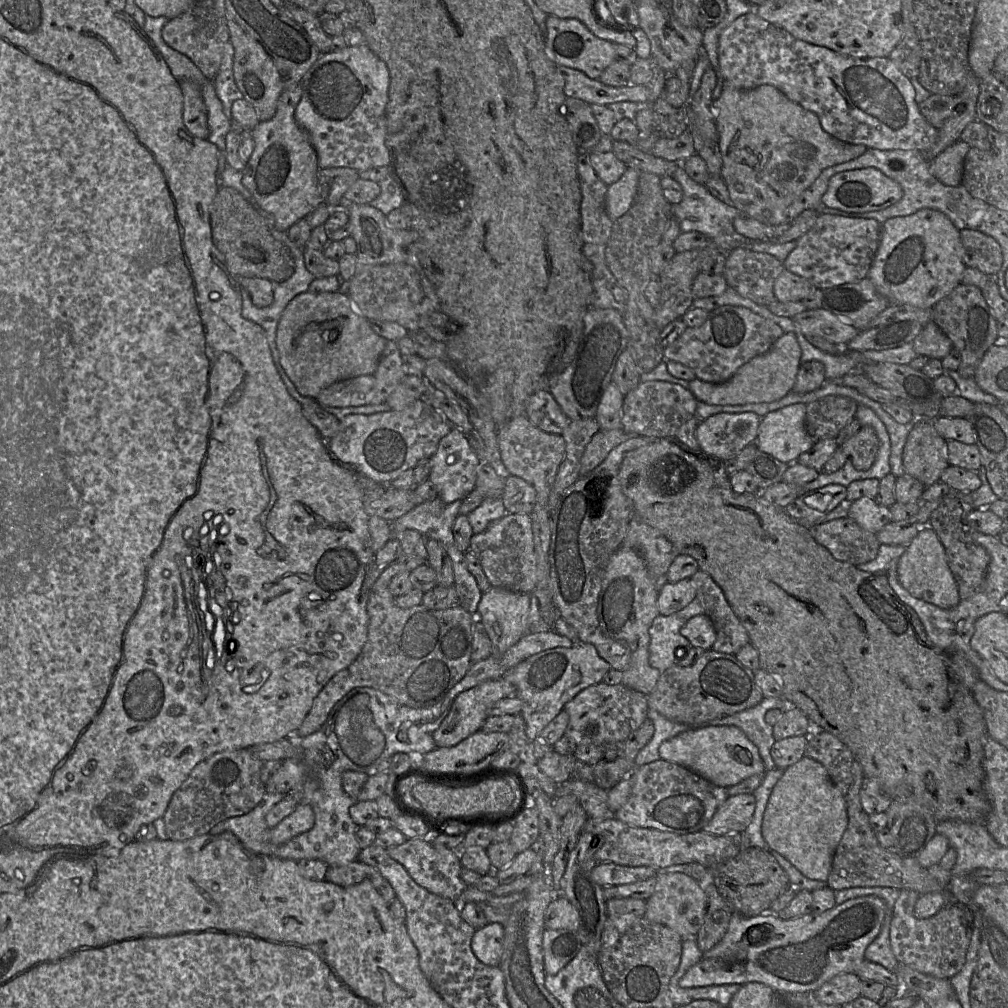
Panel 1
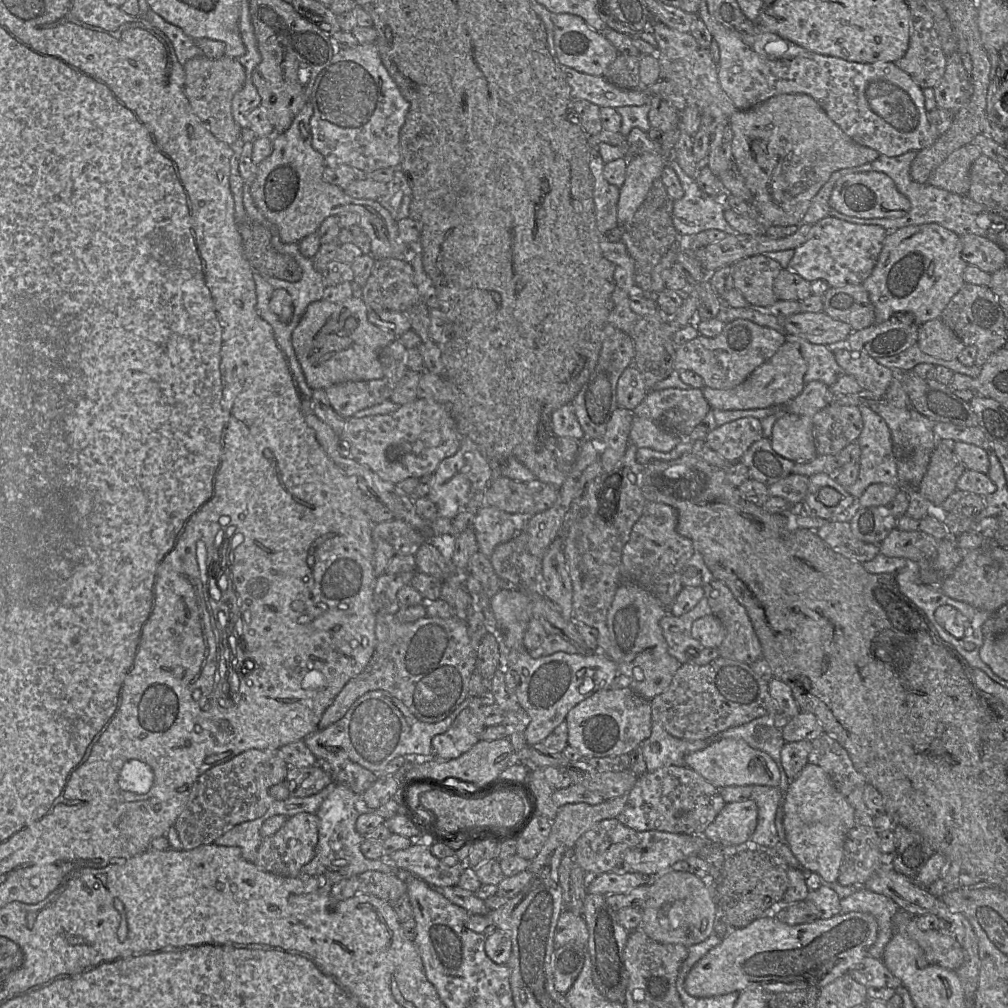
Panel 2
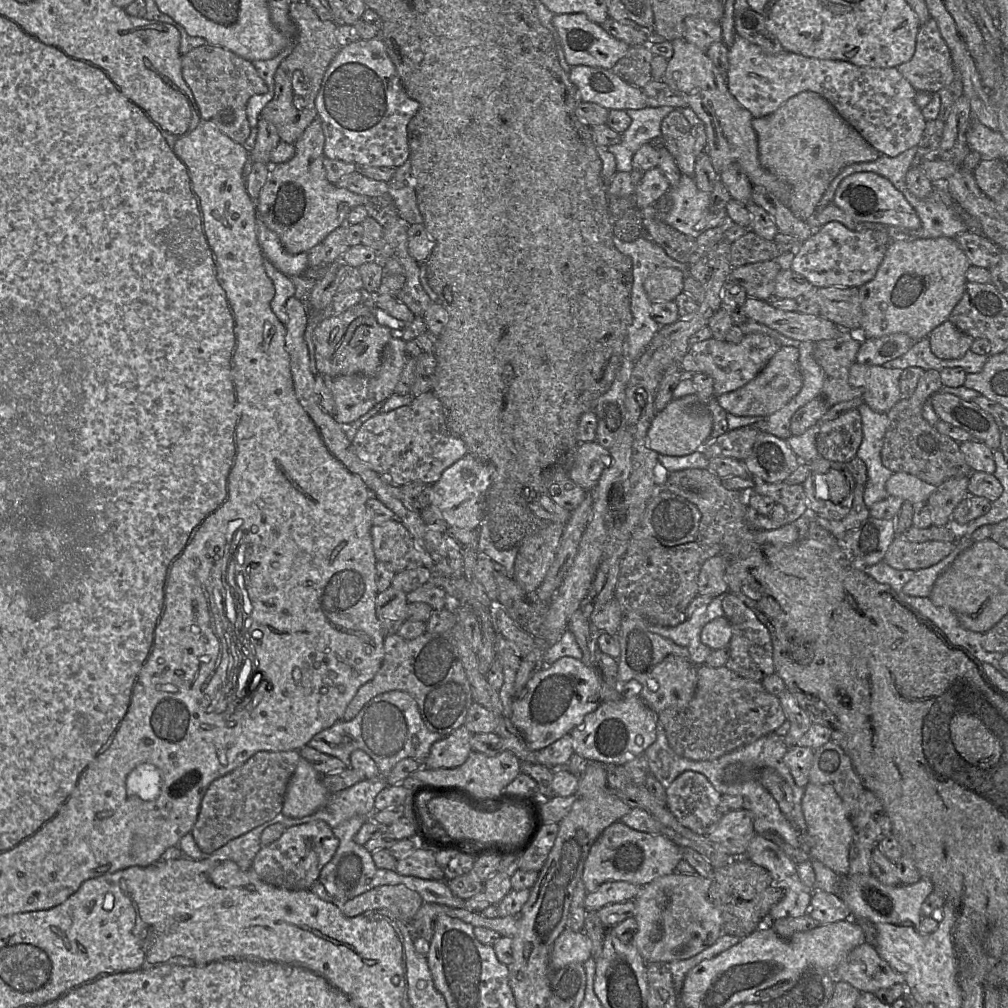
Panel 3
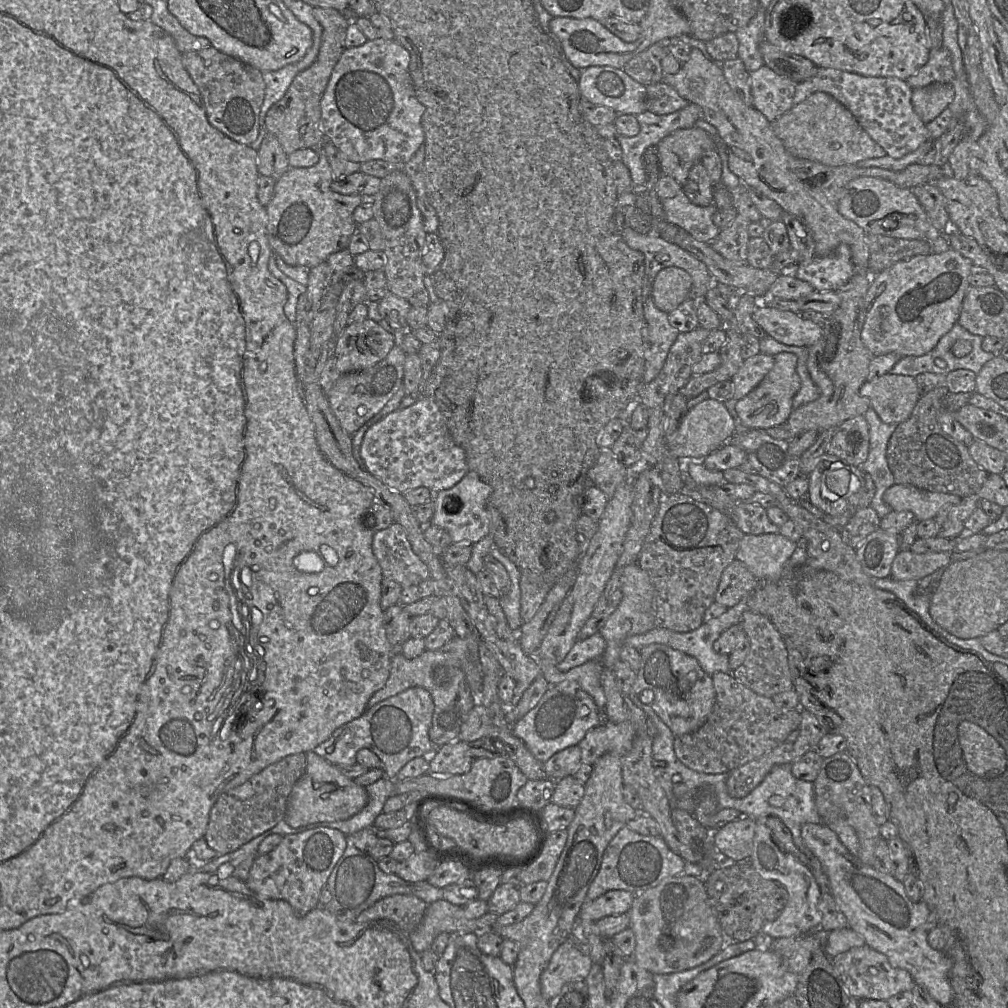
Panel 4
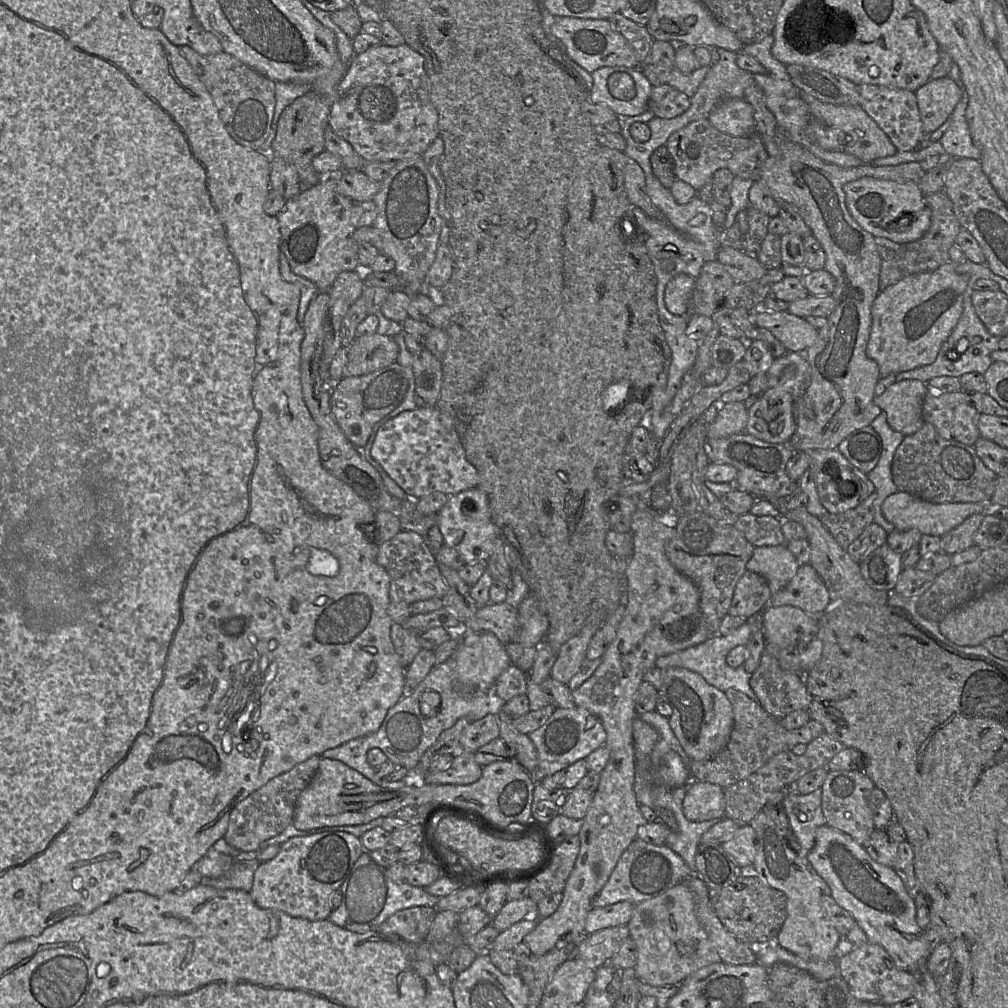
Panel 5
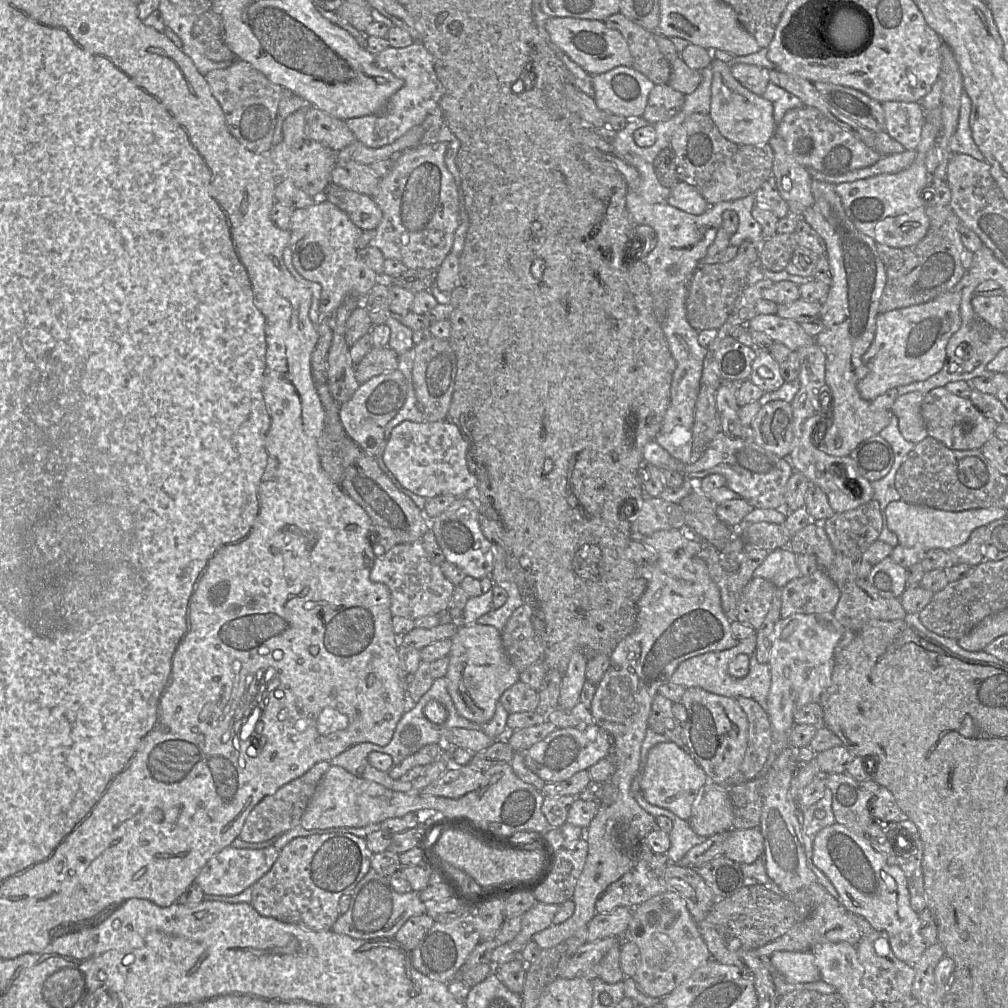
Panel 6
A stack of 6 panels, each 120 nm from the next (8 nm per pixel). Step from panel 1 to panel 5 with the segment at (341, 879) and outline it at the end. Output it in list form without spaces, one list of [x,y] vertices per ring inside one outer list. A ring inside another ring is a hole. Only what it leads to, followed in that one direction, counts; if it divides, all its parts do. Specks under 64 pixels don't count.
[[[414,906],[399,910],[382,922],[376,932],[396,935],[404,941],[418,944],[425,940],[436,915],[435,907]]]

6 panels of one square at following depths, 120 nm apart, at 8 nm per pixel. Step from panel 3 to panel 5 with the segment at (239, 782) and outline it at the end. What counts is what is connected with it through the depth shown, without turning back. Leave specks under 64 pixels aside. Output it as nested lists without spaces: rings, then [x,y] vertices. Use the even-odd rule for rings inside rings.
[[[320,755],[311,756],[289,771],[272,778],[240,801],[230,813],[228,828],[223,839],[235,849],[252,852],[256,851],[263,842],[282,833],[292,824],[296,802],[313,779],[321,758]]]

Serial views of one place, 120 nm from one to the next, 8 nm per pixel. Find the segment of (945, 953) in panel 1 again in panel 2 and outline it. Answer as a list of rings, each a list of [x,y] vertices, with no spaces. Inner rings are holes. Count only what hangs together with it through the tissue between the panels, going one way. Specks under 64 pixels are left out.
[[[910,919],[906,933],[922,949],[927,964],[956,971],[963,962],[963,950],[948,928],[923,931]]]

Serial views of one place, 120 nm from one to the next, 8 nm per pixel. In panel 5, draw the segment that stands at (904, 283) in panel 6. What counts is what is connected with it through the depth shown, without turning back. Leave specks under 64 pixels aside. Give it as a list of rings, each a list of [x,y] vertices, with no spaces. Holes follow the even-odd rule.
[[[944,191],[926,195],[925,200],[932,211],[931,225],[920,239],[900,244],[884,237],[875,237],[875,244],[881,257],[880,290],[897,283],[906,276],[931,272],[951,261],[949,249],[955,244],[961,228],[954,213],[953,204]]]

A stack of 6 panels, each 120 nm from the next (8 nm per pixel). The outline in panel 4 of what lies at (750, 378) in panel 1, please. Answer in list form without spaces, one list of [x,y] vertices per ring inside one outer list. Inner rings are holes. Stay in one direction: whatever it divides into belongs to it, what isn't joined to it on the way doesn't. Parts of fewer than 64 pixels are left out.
[[[781,352],[774,357],[770,372],[758,386],[736,403],[736,412],[743,425],[750,429],[765,430],[784,423],[790,417],[793,399],[801,386],[797,362],[798,358],[793,353]]]

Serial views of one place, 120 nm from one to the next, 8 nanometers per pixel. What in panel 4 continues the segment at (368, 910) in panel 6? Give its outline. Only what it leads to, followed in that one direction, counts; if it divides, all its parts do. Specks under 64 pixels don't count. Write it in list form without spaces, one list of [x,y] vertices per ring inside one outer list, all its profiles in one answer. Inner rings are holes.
[[[354,834],[346,835],[347,847],[327,879],[325,888],[331,894],[331,901],[325,906],[341,920],[356,922],[359,914],[375,904],[378,900],[395,894],[408,894],[422,899],[428,905],[443,899],[442,888],[435,887],[427,881],[410,882],[396,874],[386,874],[377,861],[367,852],[354,846]]]

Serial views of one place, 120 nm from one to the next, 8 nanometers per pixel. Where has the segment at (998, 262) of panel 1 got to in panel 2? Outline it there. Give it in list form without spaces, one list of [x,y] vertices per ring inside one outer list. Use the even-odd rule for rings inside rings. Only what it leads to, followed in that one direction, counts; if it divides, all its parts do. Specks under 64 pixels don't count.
[[[975,234],[962,235],[960,239],[962,258],[968,265],[976,266],[989,274],[1006,266],[1005,250],[996,242]]]

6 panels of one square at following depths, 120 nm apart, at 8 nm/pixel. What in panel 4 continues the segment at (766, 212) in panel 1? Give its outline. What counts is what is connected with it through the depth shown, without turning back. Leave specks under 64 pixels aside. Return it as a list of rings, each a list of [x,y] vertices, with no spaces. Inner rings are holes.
[[[824,92],[811,94],[771,123],[786,150],[798,158],[836,167],[886,156],[885,150],[862,128],[853,114]]]

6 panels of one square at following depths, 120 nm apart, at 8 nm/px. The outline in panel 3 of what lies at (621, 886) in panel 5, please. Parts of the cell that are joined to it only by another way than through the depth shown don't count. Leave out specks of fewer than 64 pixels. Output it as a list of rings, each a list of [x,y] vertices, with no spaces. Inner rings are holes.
[[[617,821],[608,826],[592,845],[584,864],[582,882],[588,893],[596,891],[609,881],[626,881],[644,886],[661,876],[675,872],[681,860],[681,847],[667,837],[640,832]]]

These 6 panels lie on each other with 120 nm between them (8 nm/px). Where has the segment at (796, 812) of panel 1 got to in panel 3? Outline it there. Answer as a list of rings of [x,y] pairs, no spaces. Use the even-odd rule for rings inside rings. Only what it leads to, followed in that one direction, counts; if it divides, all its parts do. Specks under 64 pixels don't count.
[[[809,783],[804,788],[801,802],[807,825],[804,838],[808,855],[824,864],[836,874],[845,877],[849,871],[849,851],[853,840],[853,827],[848,809],[831,785]]]

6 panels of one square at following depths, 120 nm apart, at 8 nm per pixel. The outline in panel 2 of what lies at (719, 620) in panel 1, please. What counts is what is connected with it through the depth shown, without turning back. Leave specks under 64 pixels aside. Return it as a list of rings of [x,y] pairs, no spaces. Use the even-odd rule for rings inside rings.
[[[717,579],[702,587],[712,615],[716,616],[725,629],[723,642],[717,648],[721,657],[736,660],[750,665],[762,657],[760,641],[745,608],[735,599],[730,589]]]

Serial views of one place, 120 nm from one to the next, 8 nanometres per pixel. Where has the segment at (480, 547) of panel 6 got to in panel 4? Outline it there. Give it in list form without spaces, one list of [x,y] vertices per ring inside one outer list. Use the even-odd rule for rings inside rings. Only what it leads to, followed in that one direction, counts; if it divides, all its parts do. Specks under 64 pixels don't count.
[[[470,470],[453,487],[434,492],[435,510],[432,523],[446,530],[453,542],[474,545],[490,534],[487,504],[491,493],[491,486],[483,481],[476,472]]]

